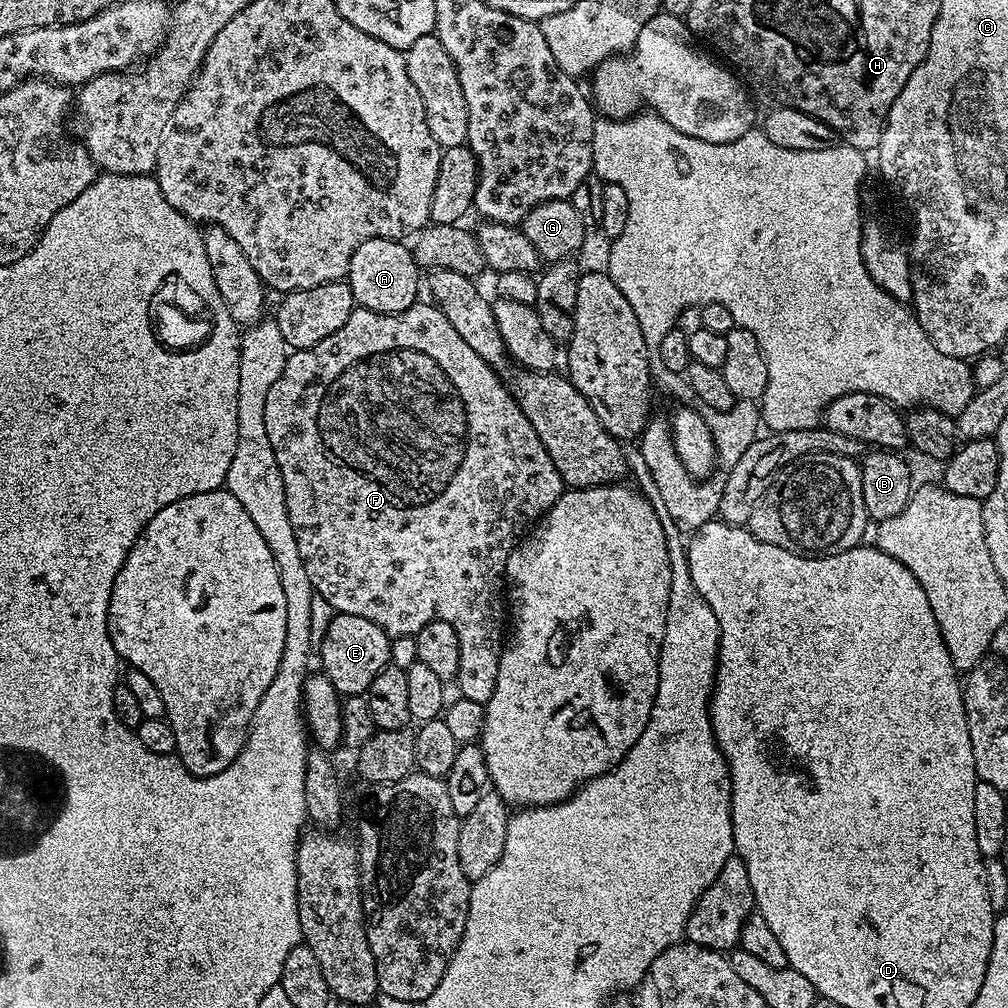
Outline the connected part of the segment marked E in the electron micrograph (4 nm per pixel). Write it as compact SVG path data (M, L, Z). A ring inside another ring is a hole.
M335 613L331 617L333 620L324 628L324 637L318 640L318 660L320 656L320 664L322 674L328 681L336 687L341 697L358 696L367 693L370 682L374 682L374 678L378 678L378 674L383 668L389 667L392 659L392 640L382 630L382 626L374 626L374 622L370 622L370 618L358 618L358 614L342 614Z

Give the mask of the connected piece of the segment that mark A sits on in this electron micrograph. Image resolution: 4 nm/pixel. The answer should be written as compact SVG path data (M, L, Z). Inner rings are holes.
M370 238L370 242L362 242L362 246L354 250L346 282L359 307L375 312L401 312L417 303L419 296L416 295L420 288L422 292L422 270L416 265L412 249L407 243L386 238Z

